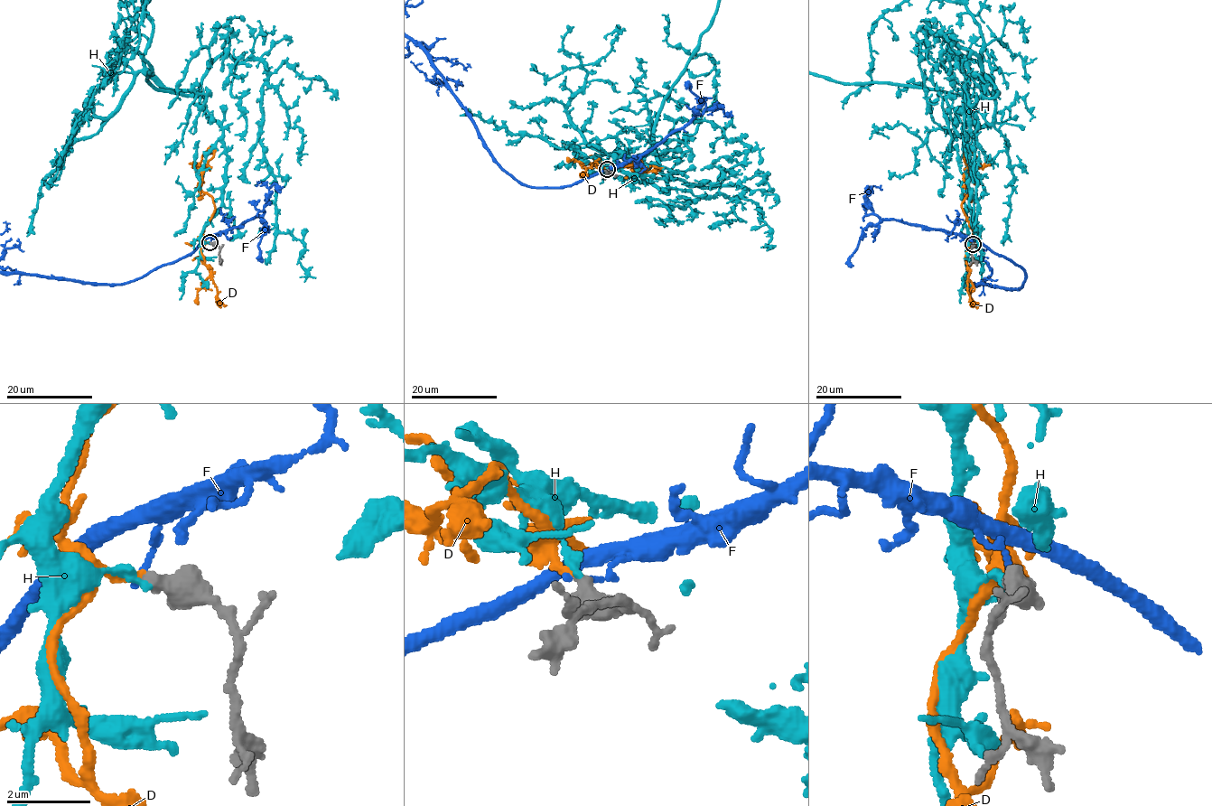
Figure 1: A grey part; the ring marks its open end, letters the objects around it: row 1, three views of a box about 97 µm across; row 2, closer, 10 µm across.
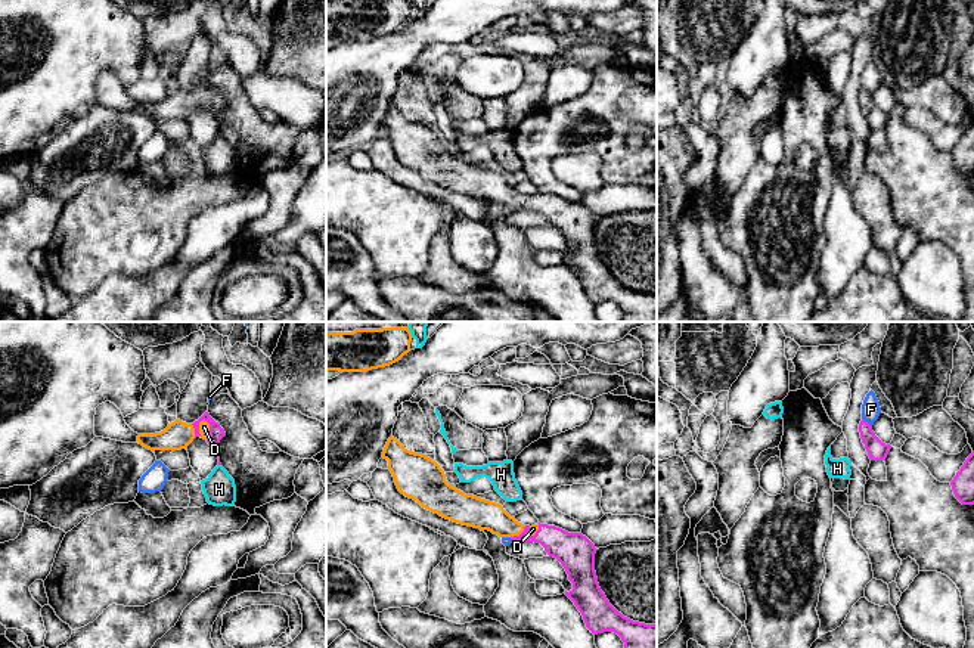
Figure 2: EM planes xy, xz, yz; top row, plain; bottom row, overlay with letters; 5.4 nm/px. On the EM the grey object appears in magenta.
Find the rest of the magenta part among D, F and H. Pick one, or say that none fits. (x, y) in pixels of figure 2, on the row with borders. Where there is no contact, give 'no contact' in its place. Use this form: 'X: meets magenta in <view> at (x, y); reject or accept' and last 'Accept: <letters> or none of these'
D: meets magenta in xy at (210, 428); accept
F: meets magenta in yz at (865, 421); reject
H: no contact; reject
Accept: D

